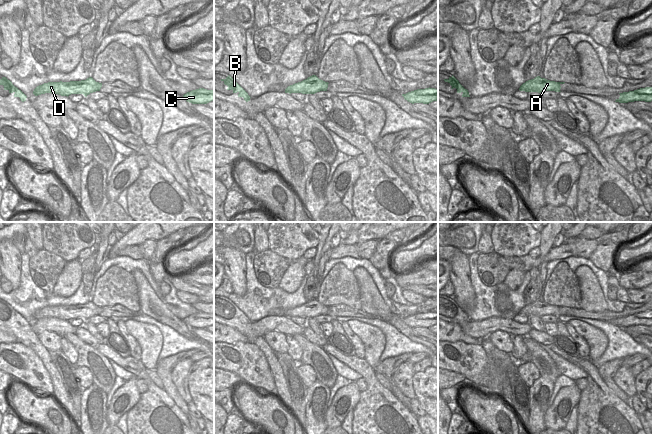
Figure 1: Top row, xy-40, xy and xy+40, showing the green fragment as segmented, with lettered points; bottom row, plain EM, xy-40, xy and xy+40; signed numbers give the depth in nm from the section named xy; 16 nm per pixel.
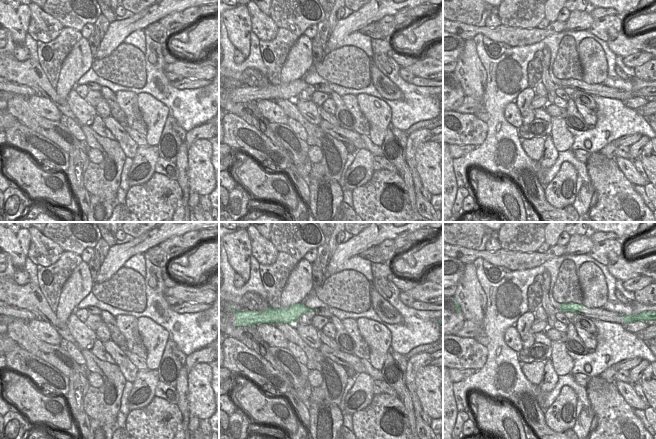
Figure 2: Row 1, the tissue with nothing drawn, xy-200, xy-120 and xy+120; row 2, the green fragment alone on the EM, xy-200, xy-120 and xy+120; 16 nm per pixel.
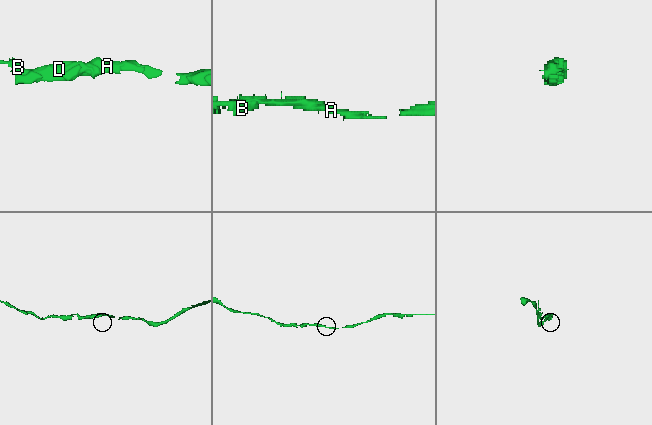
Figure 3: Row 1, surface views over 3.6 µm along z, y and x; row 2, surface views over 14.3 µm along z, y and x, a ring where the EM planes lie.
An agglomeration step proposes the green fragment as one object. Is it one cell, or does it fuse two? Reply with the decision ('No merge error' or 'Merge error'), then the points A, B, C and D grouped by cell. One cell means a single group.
No merge error. Groups: A B C D

